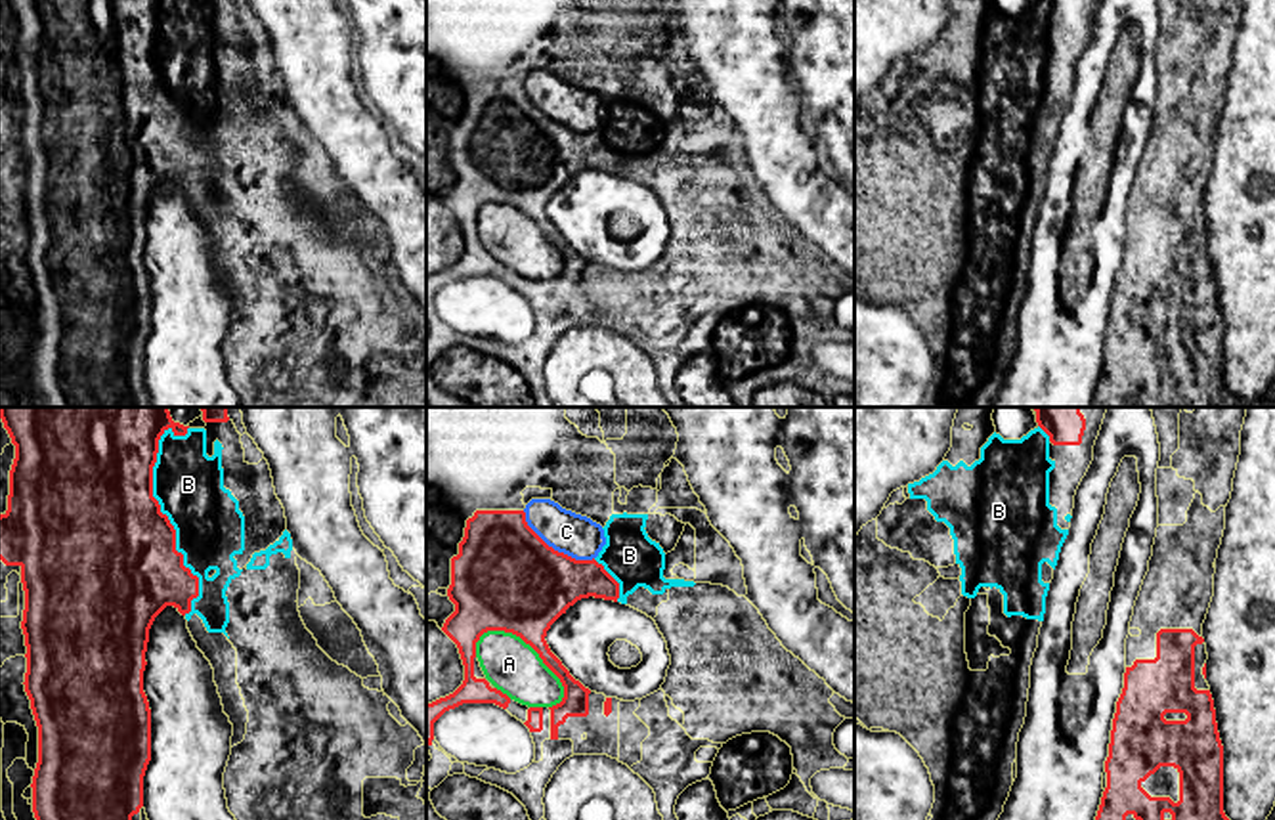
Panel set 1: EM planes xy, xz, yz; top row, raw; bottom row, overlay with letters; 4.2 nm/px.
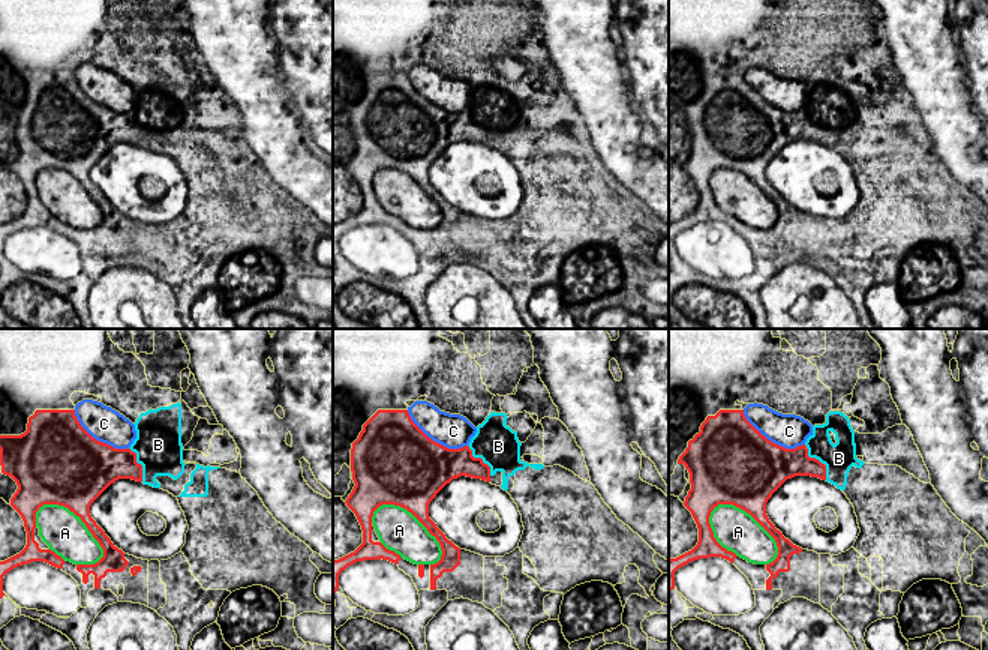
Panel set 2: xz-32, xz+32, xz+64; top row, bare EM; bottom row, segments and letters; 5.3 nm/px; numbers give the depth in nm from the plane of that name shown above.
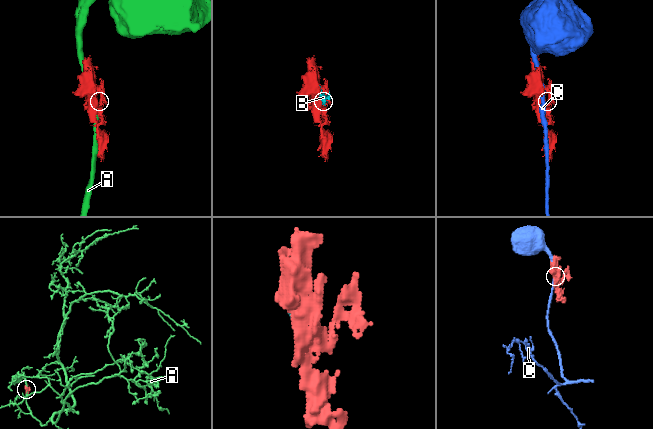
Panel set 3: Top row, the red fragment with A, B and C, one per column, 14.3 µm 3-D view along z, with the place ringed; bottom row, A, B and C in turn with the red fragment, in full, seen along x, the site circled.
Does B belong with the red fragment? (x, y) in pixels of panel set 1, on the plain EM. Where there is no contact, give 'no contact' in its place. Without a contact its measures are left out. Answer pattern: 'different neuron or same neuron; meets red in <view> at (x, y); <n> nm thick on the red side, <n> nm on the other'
different neuron; meets red in xy at (169, 94); 500 nm thick on the red side, 300 nm on the other

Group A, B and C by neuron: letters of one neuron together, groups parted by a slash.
A / B / C

